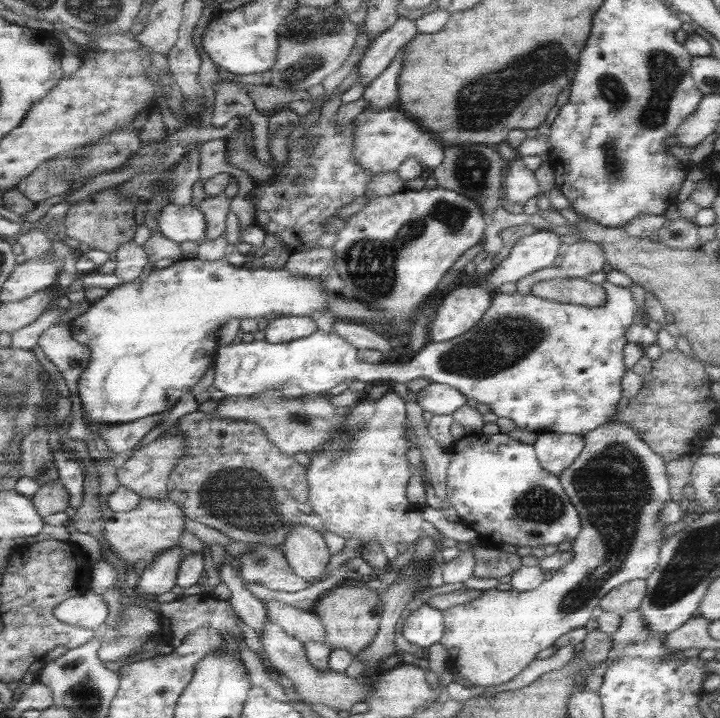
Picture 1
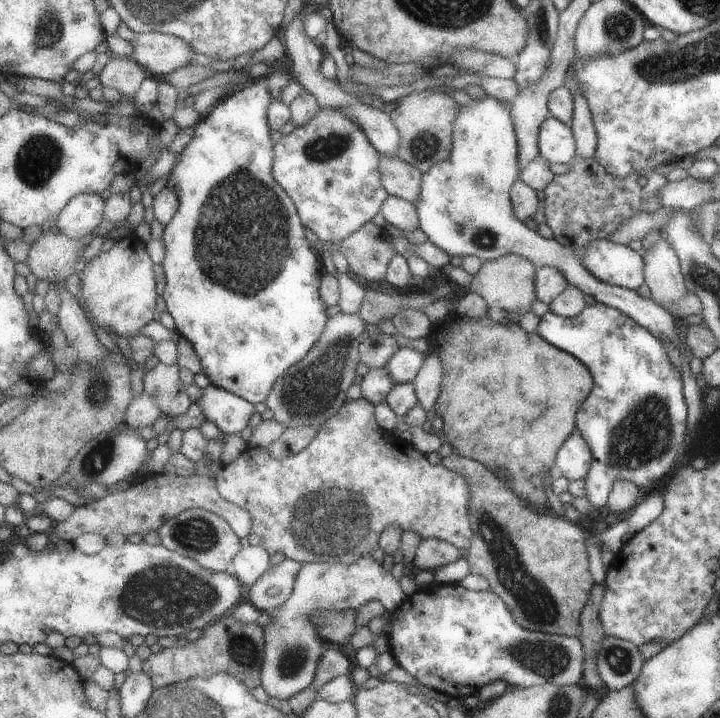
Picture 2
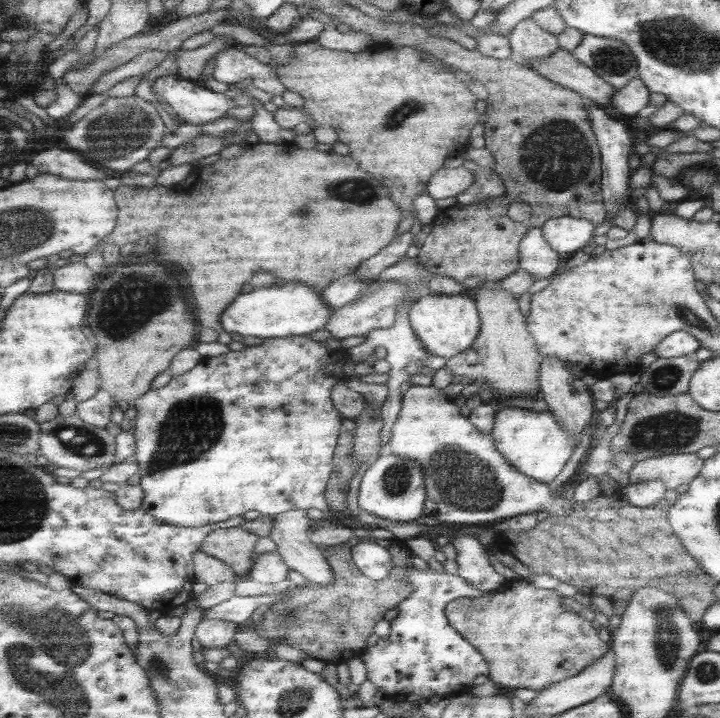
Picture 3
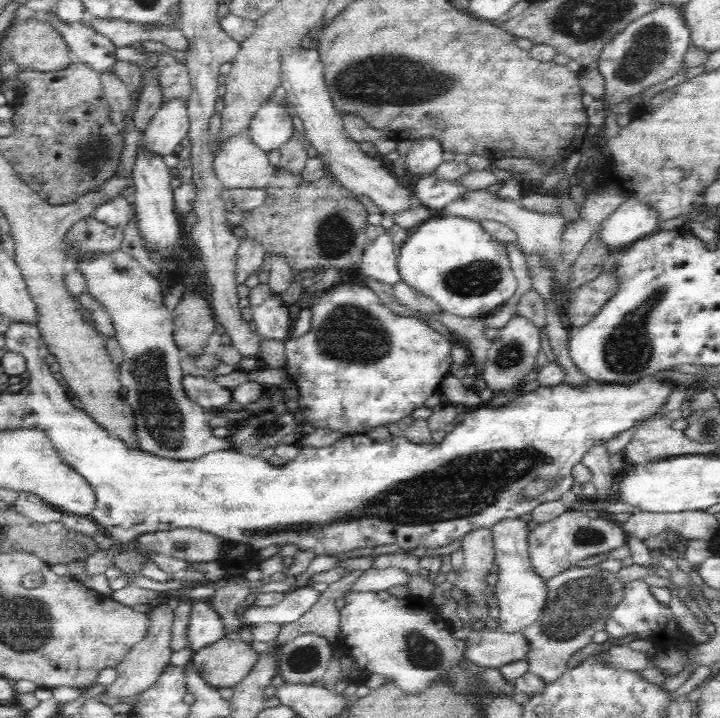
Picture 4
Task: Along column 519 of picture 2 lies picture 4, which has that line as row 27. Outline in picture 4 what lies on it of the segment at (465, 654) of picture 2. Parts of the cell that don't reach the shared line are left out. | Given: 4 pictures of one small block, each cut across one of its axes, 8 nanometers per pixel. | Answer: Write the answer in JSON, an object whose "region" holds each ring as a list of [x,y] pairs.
{"region":[[[660,4],[656,6],[656,10],[628,24],[623,32],[616,34],[614,40],[608,42],[608,46],[600,52],[598,74],[605,82],[606,92],[602,98],[604,104],[610,106],[626,101],[648,86],[684,72],[682,57],[690,45],[689,30],[680,6]]]}

